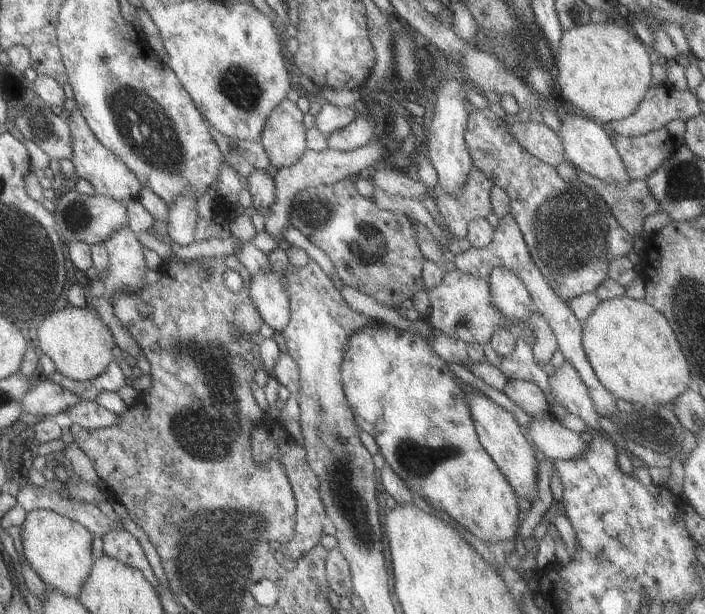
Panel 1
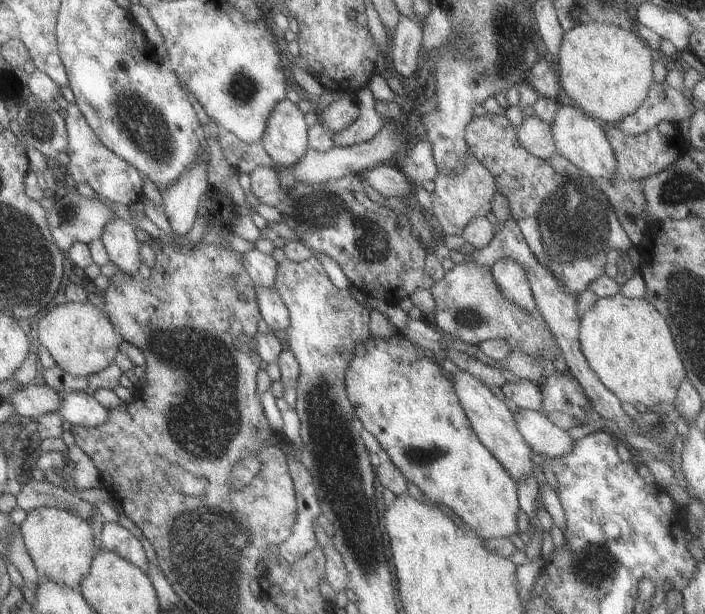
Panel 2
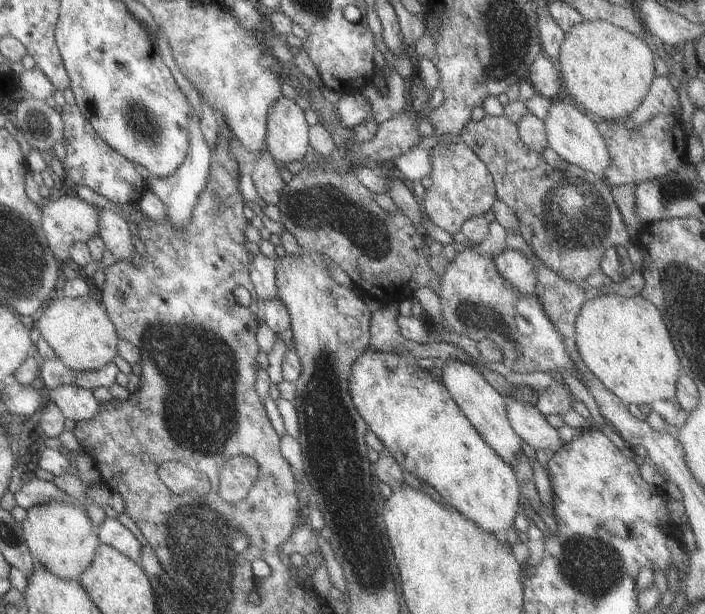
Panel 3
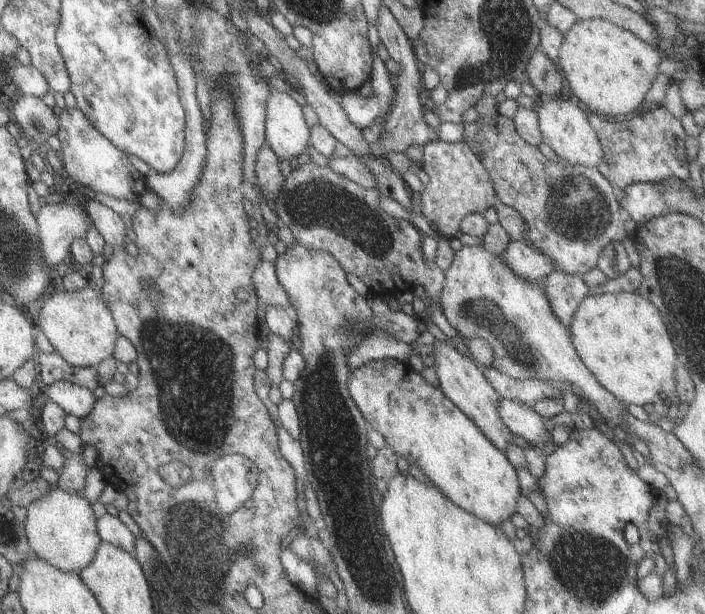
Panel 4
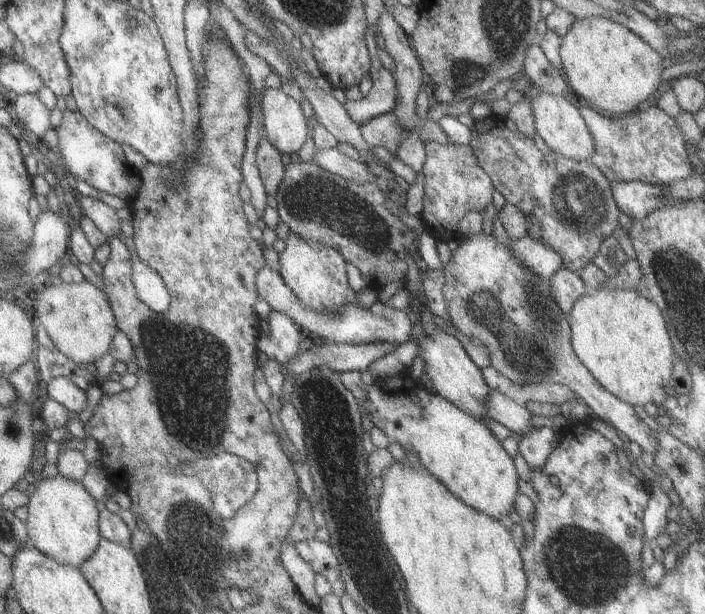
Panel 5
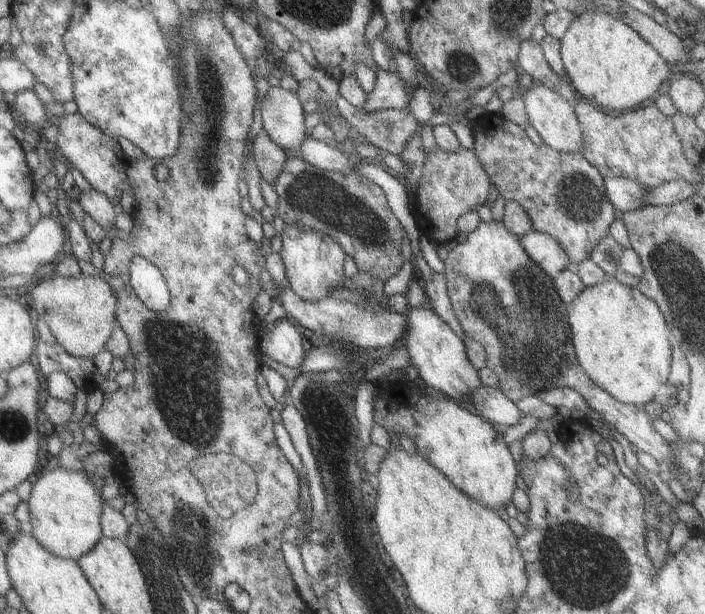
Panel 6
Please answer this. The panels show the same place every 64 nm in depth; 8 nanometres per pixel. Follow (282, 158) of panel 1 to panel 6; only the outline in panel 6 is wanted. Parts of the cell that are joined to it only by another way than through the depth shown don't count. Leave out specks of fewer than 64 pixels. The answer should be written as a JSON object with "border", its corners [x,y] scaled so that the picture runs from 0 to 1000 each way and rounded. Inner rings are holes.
{"border":[[[382,142],[370,158],[367,192],[370,215],[376,217],[396,241],[417,246],[433,225],[431,184],[421,150]]]}

